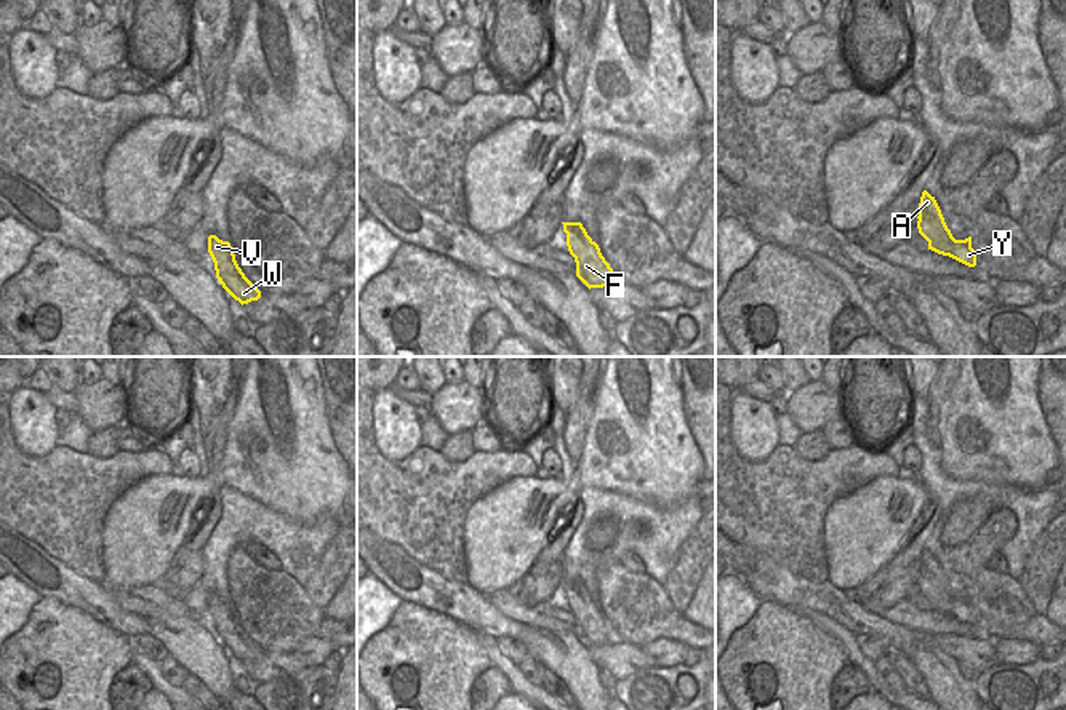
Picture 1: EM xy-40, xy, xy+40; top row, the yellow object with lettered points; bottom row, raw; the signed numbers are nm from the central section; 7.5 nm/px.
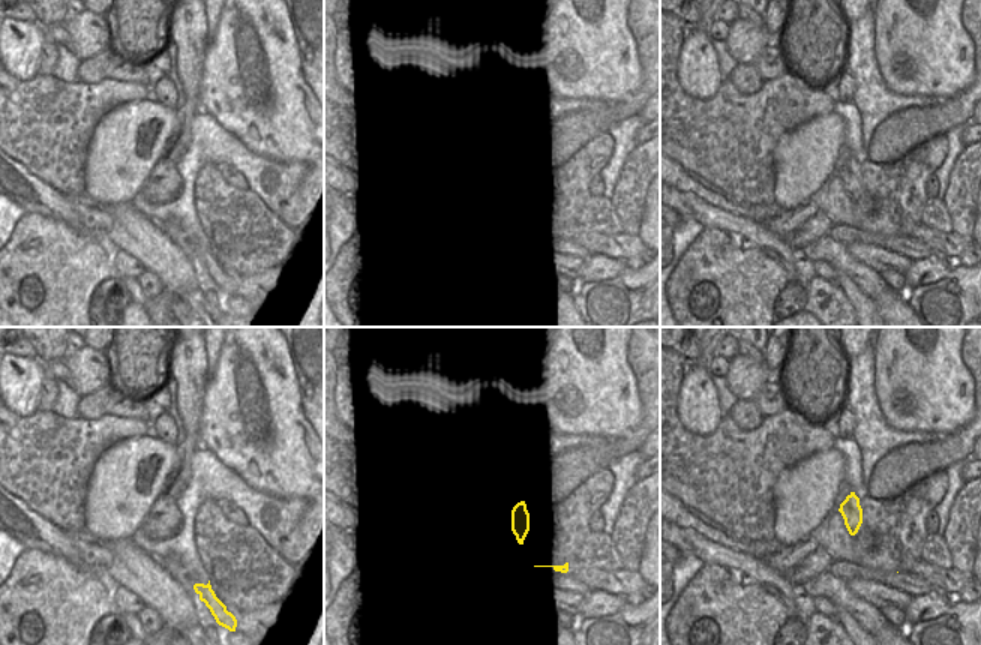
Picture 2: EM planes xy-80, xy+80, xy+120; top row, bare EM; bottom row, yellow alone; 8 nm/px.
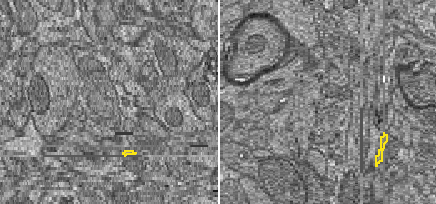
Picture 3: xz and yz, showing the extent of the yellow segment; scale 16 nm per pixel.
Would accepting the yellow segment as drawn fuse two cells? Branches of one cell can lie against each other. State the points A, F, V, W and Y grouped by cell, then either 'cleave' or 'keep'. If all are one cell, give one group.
A F V W Y | keep

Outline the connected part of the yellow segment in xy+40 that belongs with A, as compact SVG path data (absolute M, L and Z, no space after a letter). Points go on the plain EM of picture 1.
M927 548L920 555L917 577L919 592L928 600L928 608L949 614L968 625L976 624L976 609L972 606L972 595L965 598L952 595L935 555Z

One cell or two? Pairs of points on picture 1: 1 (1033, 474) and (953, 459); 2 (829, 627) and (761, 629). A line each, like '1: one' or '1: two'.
1: one
2: two

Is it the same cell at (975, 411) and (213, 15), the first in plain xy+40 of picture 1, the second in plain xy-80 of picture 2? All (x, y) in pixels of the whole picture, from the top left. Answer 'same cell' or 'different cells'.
different cells

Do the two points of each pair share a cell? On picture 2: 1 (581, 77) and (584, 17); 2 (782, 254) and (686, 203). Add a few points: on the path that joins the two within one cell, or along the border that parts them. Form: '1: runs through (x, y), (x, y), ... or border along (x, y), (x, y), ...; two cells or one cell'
1: runs through (581, 62), (584, 32); one cell
2: runs through (758, 236), (735, 222), (710, 216); one cell

